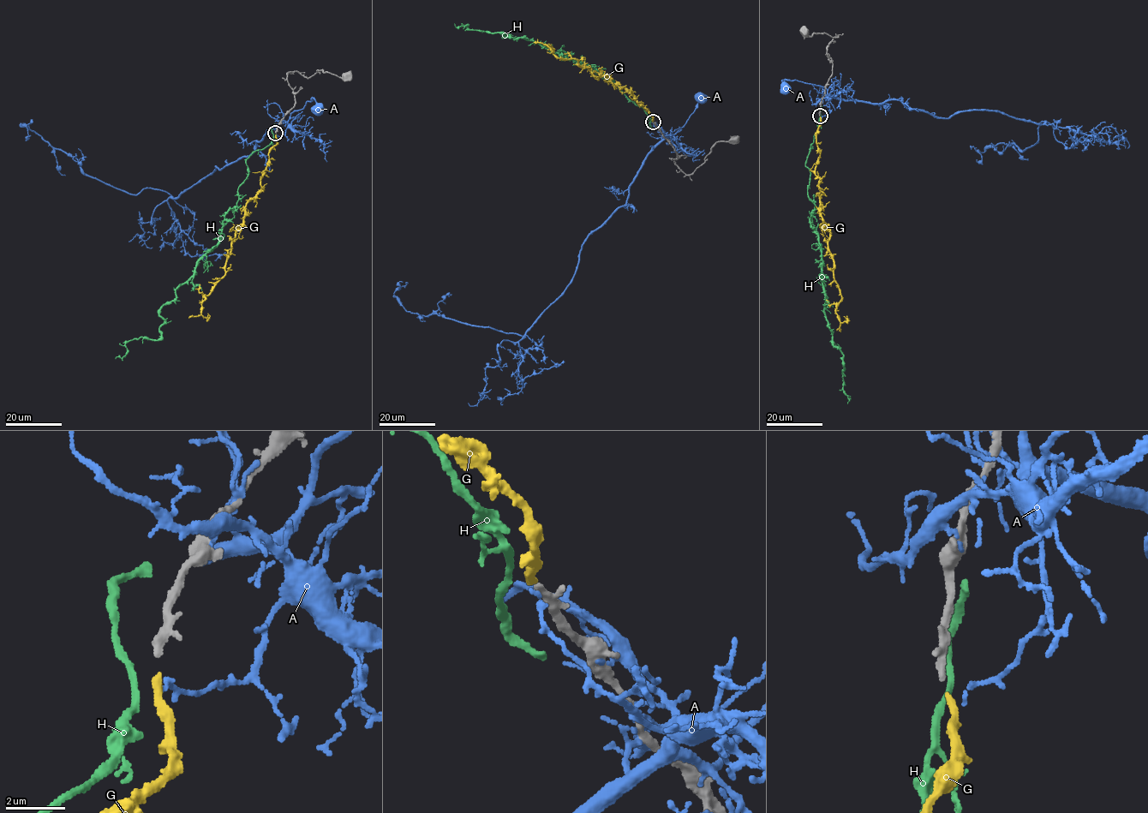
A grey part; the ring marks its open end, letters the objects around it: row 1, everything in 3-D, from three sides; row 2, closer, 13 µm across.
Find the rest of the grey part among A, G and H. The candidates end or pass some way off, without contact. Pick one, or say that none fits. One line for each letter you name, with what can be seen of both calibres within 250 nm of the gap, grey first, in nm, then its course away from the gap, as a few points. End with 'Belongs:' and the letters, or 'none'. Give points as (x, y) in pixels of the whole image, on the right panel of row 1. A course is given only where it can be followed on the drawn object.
G: calibres 190 and 240 nm; course (820, 116), (815, 170), (819, 178), (819, 214), (828, 229), (828, 249), (841, 295), (837, 318), (848, 321)
Belongs: G

